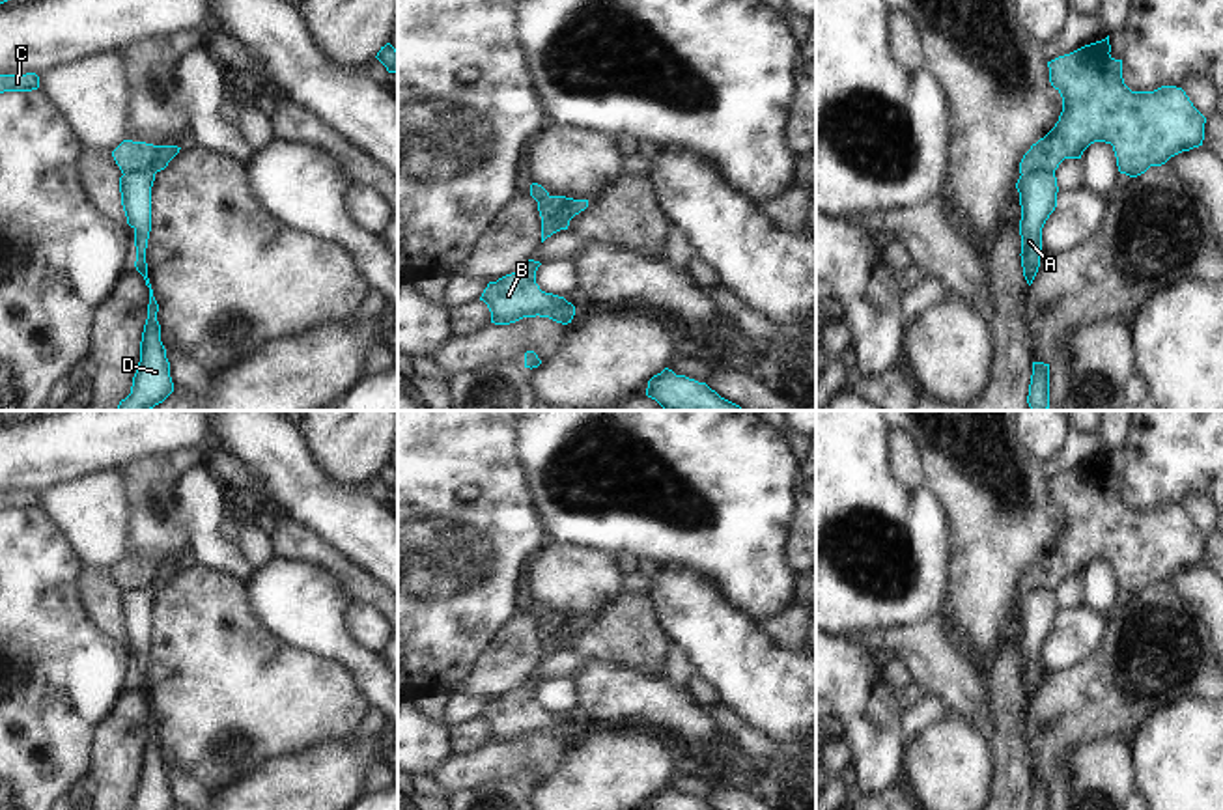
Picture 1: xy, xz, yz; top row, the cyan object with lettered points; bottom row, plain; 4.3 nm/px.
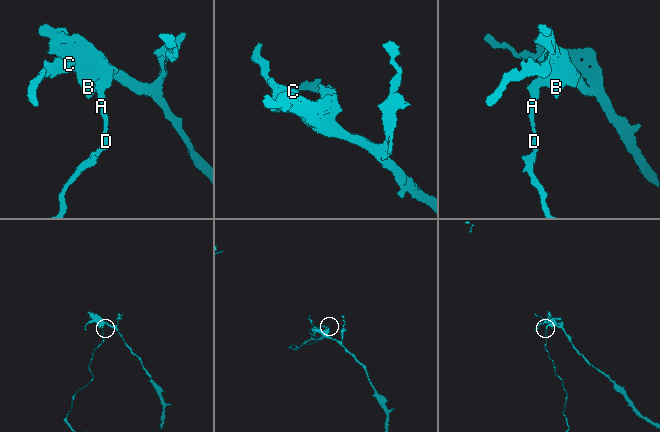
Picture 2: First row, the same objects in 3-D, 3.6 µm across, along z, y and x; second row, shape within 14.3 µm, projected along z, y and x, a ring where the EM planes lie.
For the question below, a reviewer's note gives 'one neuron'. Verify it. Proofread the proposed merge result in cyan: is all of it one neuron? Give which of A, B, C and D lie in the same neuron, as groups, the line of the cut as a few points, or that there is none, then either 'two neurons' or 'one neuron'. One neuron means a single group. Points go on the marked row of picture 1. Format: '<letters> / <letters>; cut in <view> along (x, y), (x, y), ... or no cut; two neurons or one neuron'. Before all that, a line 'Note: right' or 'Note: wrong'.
Note: wrong
A D / B C; cut in yz along (1054, 172), (1031, 170), (1022, 176); two neurons

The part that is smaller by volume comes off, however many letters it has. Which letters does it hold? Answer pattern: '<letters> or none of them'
A, D.

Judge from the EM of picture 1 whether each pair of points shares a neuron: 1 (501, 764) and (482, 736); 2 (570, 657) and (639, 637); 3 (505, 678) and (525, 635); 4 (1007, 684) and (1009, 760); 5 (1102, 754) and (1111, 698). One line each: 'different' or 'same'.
1: different
2: different
3: same
4: same
5: different

